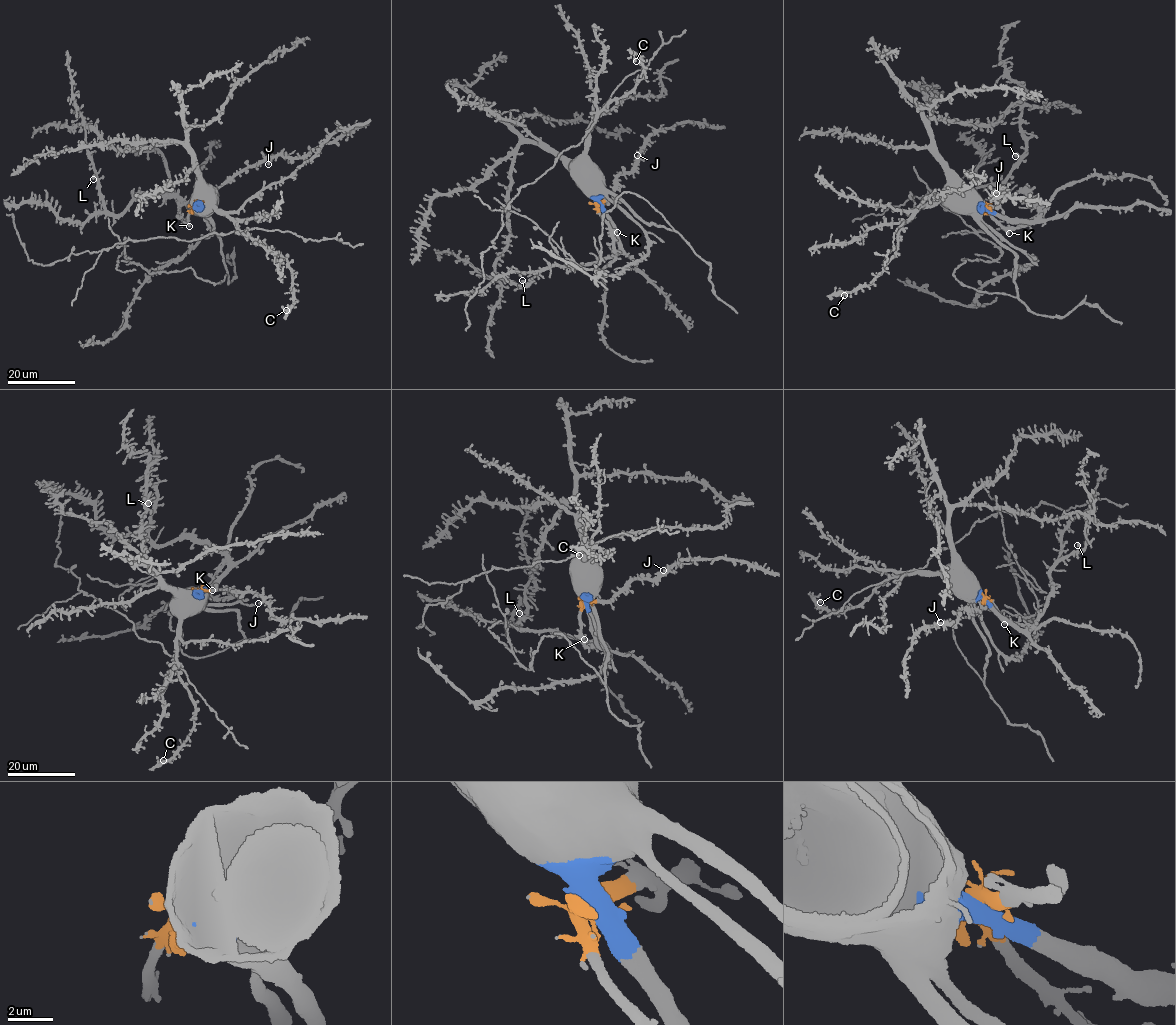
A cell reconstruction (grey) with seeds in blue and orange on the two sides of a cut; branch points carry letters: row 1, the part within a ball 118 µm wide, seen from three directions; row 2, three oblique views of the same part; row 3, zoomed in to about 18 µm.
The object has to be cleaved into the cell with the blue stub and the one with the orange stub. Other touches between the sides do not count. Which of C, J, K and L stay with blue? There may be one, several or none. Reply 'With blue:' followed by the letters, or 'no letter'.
With blue: C, L

